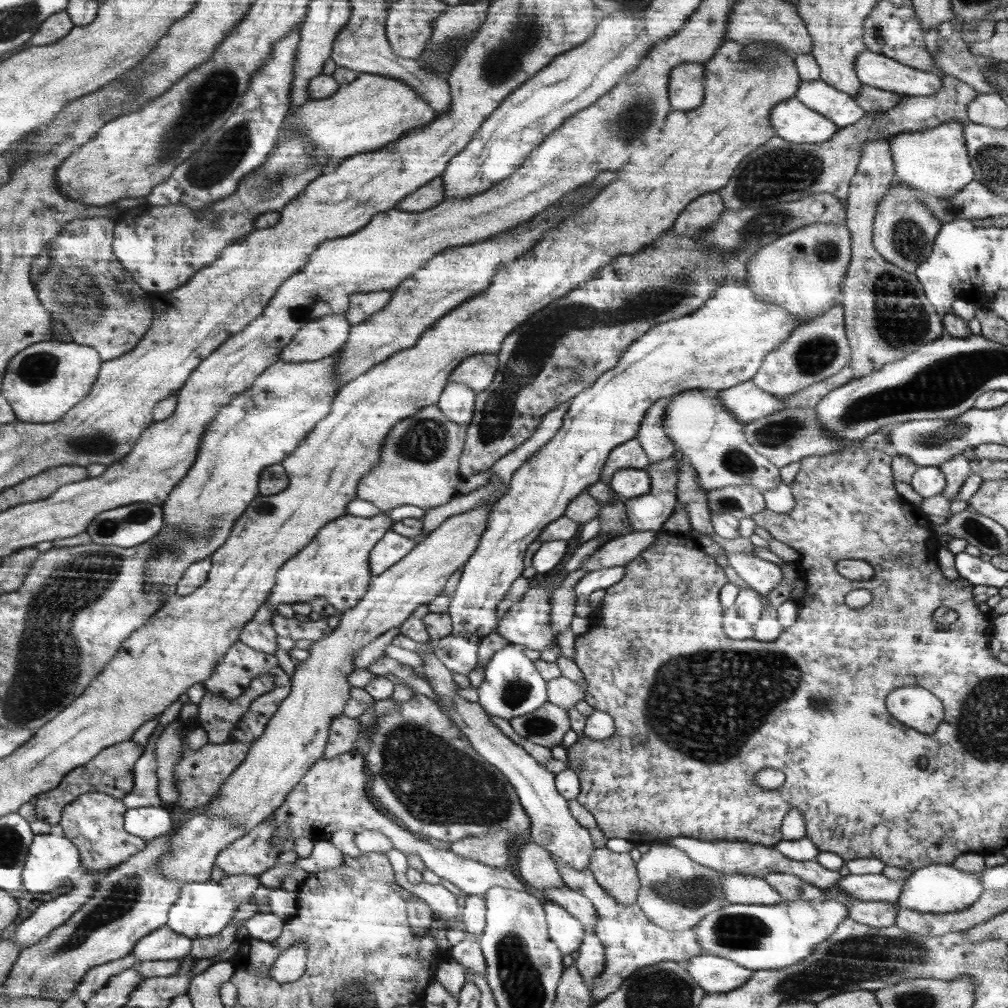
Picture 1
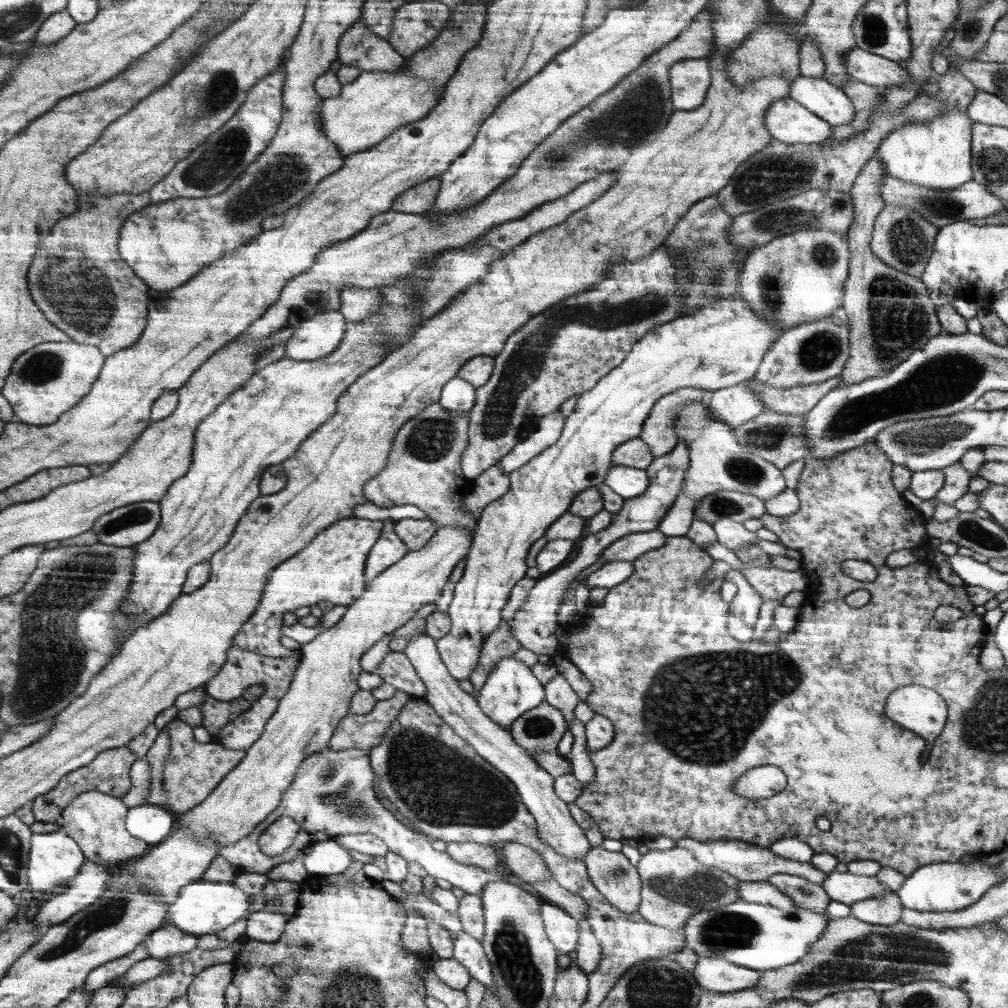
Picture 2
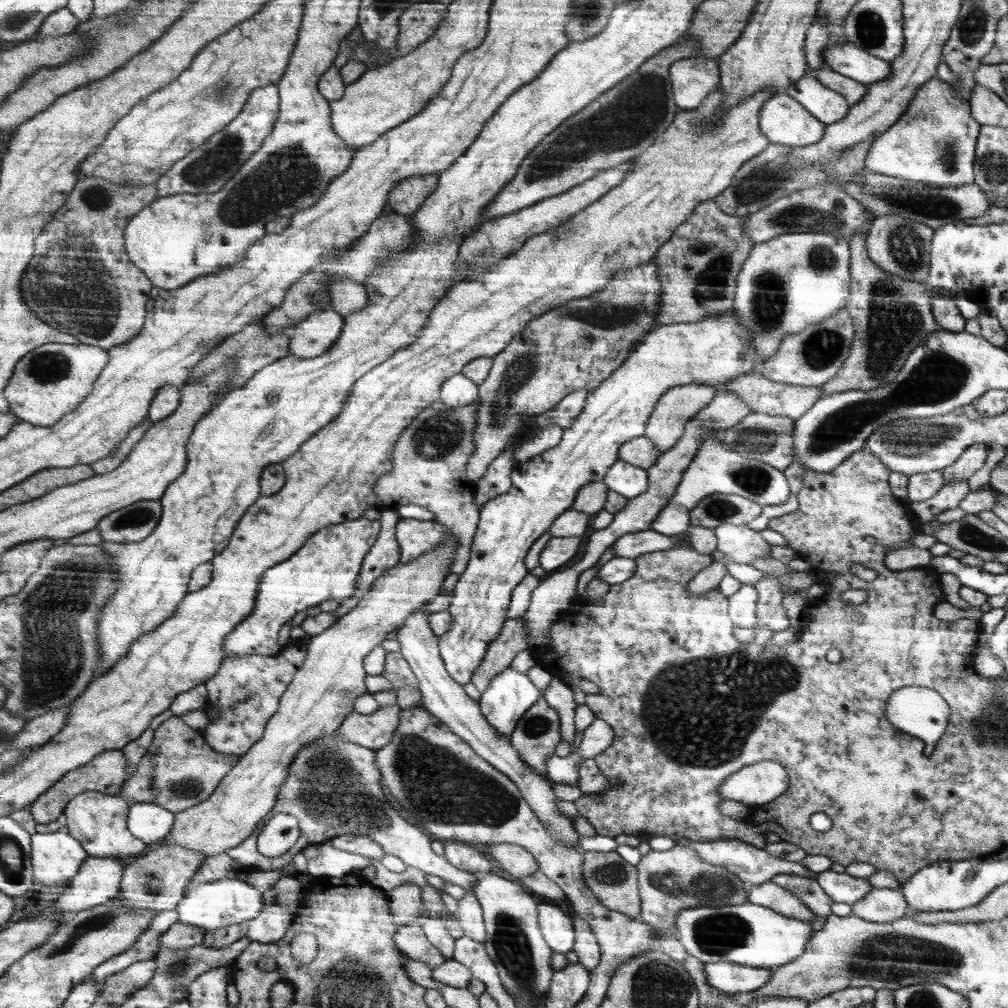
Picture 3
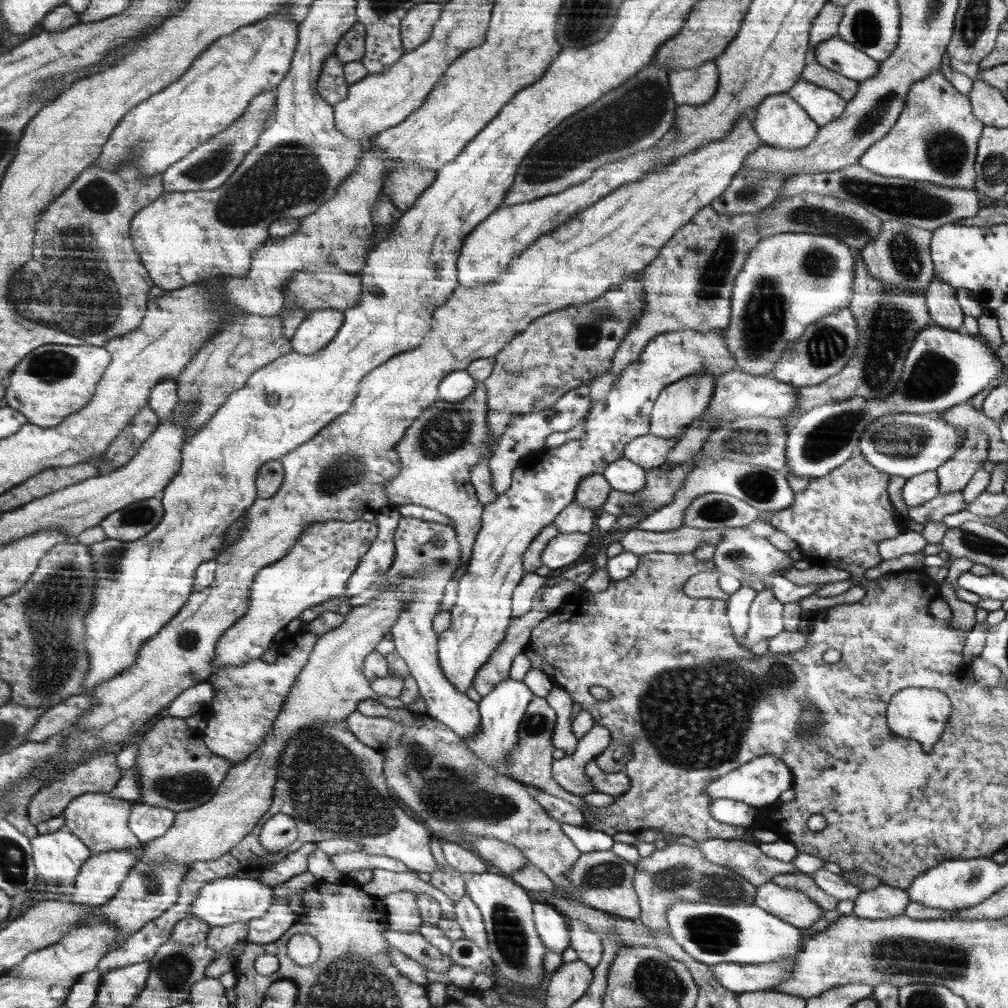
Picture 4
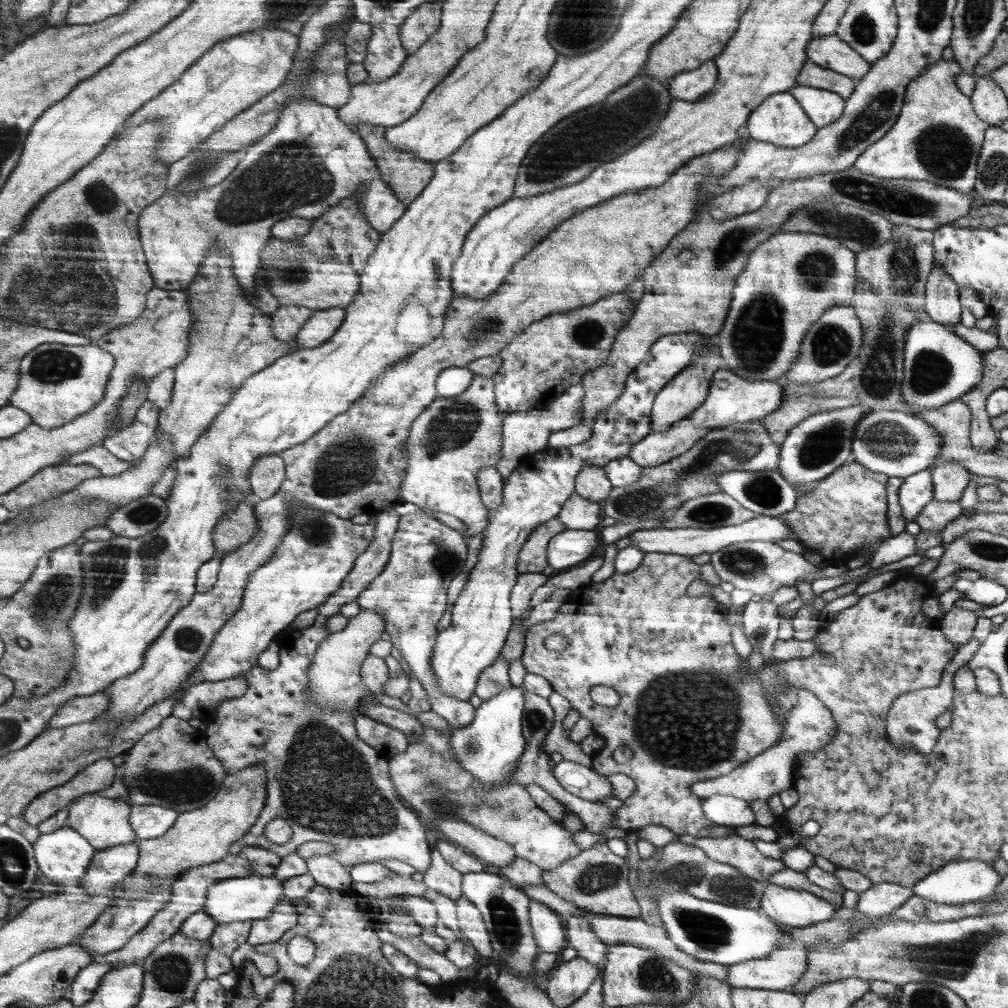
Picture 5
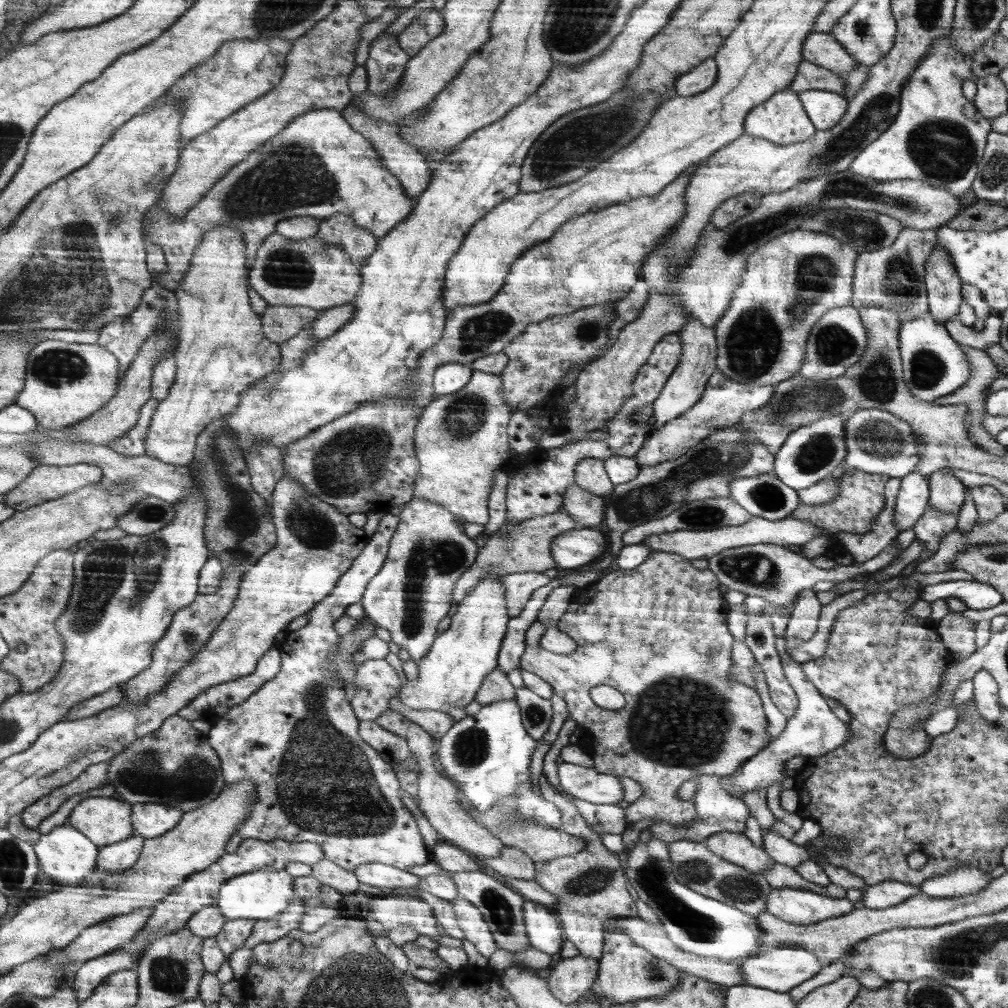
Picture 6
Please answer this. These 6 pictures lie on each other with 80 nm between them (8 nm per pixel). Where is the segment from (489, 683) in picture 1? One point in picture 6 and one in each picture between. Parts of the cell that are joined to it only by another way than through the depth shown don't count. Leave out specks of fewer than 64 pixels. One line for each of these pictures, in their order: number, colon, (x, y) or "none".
2: (512, 689)
3: (511, 694)
4: (502, 711)
5: (490, 747)
6: (488, 755)

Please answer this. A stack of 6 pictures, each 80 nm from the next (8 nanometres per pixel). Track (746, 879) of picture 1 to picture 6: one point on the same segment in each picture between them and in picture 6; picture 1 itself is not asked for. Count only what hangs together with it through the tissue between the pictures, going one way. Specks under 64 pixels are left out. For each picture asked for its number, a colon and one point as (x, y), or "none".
2: (762, 892)
3: (770, 895)
4: (796, 907)
5: (793, 907)
6: (799, 906)

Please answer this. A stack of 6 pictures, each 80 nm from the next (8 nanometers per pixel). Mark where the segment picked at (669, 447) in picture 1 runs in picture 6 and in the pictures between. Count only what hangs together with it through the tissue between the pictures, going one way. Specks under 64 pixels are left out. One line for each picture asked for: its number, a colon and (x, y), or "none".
2: (659, 431)
3: (677, 407)
4: (679, 404)
5: (689, 389)
6: (685, 387)

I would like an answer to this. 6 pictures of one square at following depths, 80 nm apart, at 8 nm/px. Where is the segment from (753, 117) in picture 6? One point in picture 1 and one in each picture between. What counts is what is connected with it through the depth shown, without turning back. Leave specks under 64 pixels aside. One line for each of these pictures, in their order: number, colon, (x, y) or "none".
1: (793, 121)
2: (787, 121)
3: (785, 121)
4: (781, 121)
5: (780, 120)

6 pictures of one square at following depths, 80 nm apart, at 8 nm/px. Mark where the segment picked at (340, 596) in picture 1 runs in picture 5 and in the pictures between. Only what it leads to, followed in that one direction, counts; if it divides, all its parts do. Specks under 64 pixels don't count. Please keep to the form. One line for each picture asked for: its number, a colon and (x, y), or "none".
2: (331, 568)
3: (326, 568)
4: (318, 568)
5: (311, 564)

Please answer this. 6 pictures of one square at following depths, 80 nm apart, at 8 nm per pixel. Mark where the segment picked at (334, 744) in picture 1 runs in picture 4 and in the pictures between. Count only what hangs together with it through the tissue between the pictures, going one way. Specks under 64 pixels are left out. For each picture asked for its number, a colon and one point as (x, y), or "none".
2: (366, 731)
3: (373, 731)
4: (380, 733)

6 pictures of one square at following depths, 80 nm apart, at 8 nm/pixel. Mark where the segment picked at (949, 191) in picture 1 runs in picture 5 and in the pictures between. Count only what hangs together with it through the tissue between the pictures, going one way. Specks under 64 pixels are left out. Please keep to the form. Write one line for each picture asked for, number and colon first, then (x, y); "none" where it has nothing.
2: (937, 155)
3: (934, 141)
4: (936, 139)
5: (938, 138)

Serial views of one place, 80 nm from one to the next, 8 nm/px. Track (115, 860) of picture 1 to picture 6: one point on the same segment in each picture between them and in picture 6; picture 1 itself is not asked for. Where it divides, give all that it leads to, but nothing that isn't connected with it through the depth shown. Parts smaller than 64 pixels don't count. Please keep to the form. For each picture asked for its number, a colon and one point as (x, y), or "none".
2: (98, 820)
3: (98, 820)
4: (103, 820)
5: (105, 820)
6: (107, 819)

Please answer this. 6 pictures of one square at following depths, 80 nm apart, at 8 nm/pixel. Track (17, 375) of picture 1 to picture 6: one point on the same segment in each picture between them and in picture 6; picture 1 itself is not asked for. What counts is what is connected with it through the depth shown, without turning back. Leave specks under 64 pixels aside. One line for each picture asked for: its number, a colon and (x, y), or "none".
2: (47, 381)
3: (50, 382)
4: (55, 381)
5: (59, 382)
6: (67, 383)

